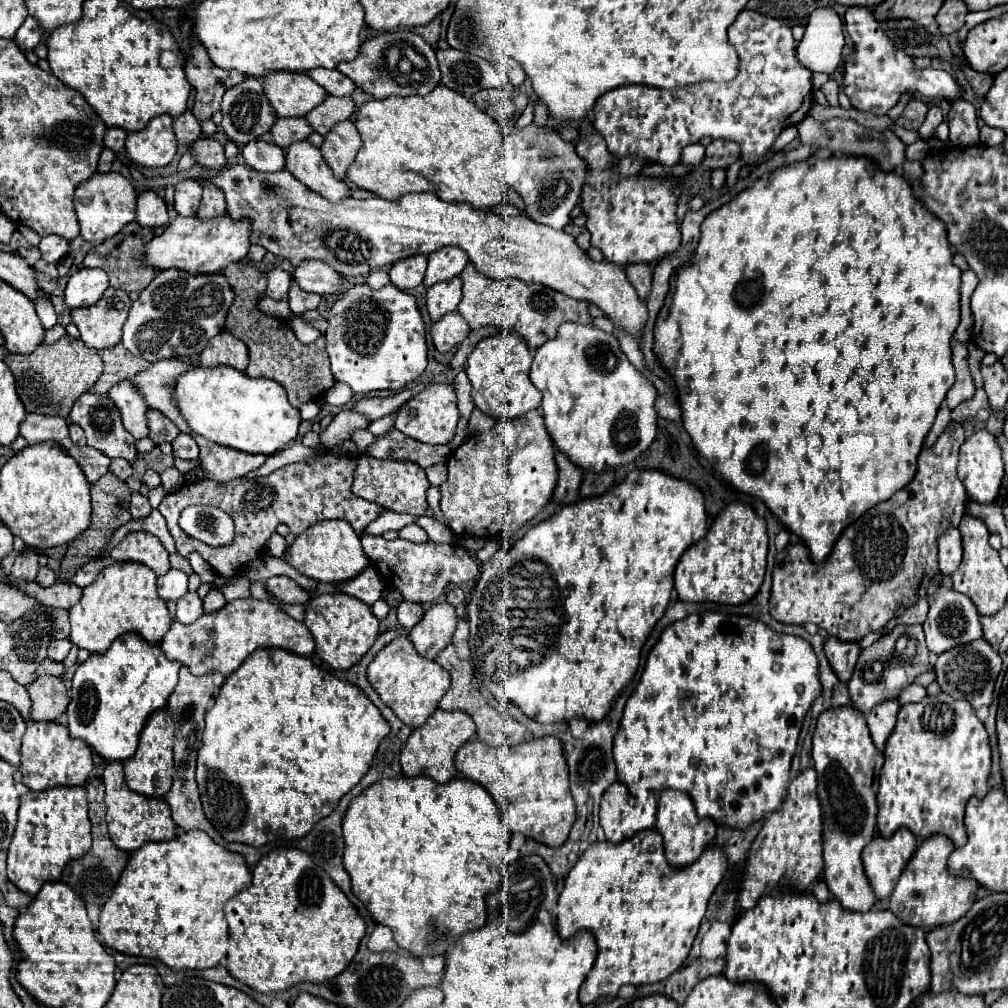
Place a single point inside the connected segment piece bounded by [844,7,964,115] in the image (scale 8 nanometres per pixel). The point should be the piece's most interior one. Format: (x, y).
(876, 75)

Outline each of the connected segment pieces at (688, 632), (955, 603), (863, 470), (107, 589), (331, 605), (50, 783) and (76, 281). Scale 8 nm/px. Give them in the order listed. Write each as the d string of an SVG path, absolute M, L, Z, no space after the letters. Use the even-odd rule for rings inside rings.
M704 611L704 613L690 613L688 617L670 623L658 643L652 647L652 651L646 657L646 667L640 677L638 687L630 695L624 707L624 715L620 721L620 729L613 740L613 758L618 767L618 781L624 783L630 793L638 799L638 807L646 807L650 803L650 797L656 797L656 813L658 797L662 789L678 789L690 793L696 811L700 817L710 817L718 823L746 829L752 821L766 817L772 811L778 811L778 805L782 805L782 799L786 797L788 787L788 775L790 775L790 761L796 751L796 741L800 735L800 727L804 721L804 715L812 707L814 699L820 695L822 685L818 681L818 657L808 641L796 635L782 635L774 629L770 629L766 623L740 617L740 615L722 615L718 611Z
M940 587L938 593L934 595L934 599L930 599L930 611L928 611L928 617L924 621L924 633L926 633L928 649L936 655L950 651L952 647L958 647L962 643L982 639L982 625L980 625L978 609L970 597L966 597L954 589Z
M845 155L836 157L831 156L827 159L820 159L818 157L808 157L806 161L798 161L798 163L792 163L792 165L784 165L776 171L772 171L770 175L770 181L768 185L764 181L756 181L754 187L748 187L744 191L740 191L730 203L726 203L724 207L712 211L704 223L702 223L702 235L700 235L700 241L698 241L698 249L694 253L694 263L692 265L686 265L682 269L678 269L678 275L674 277L674 285L666 297L666 303L662 305L662 311L658 315L658 321L656 321L656 353L658 353L658 359L660 363L670 371L670 375L674 377L676 381L676 389L678 389L678 401L680 401L680 407L682 407L682 419L684 419L684 429L688 431L688 435L692 437L692 443L694 447L710 461L710 465L722 473L722 477L732 483L736 489L748 493L748 495L754 495L758 499L762 499L768 509L780 519L780 523L796 533L808 547L810 551L810 557L814 557L814 561L822 561L826 559L826 555L832 551L836 539L840 537L840 533L850 525L854 523L854 519L862 517L870 507L878 505L880 501L884 499L890 499L890 495L894 495L898 489L906 487L906 483L910 481L910 477L914 477L914 471L916 471L916 457L922 449L922 443L936 419L936 413L938 413L938 407L940 403L944 401L946 393L948 393L948 387L954 383L954 367L952 367L952 351L950 351L950 345L952 345L952 335L958 327L958 321L960 321L960 269L954 265L952 261L952 251L950 251L950 243L946 239L946 227L940 219L936 219L930 211L926 211L924 205L920 205L916 201L916 197L912 195L912 187L910 183L902 177L902 175L896 175L894 171L882 171L878 167L878 163L874 163L872 159L868 157L854 157L854 155Z
M112 563L82 589L82 599L70 607L70 641L90 653L104 653L116 637L128 631L138 633L148 643L160 643L170 623L166 601L156 593L156 573L142 563Z
M324 593L306 603L304 625L312 631L316 641L316 655L326 661L332 669L346 671L362 659L362 655L372 647L380 635L380 619L372 613L370 605L346 595L346 593Z
M32 721L22 739L22 781L32 791L44 791L58 785L84 785L94 763L90 745L82 739L72 739L68 727L54 721Z
M80 269L76 271L66 285L64 303L68 309L90 307L94 305L102 293L108 289L108 275L102 269Z

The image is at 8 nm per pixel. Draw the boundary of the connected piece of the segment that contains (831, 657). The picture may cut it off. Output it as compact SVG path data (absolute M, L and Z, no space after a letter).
M828 637L826 643L824 643L824 651L826 651L826 657L832 665L832 669L836 671L838 679L840 681L848 681L850 675L852 675L852 669L856 665L856 659L860 655L860 645L854 641L854 643L842 643L840 639L834 639L834 637Z

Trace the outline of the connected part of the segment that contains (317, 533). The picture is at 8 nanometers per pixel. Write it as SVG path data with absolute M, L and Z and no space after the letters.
M322 521L314 527L308 527L308 531L300 533L294 543L288 549L286 563L292 565L296 571L300 571L306 577L312 577L322 583L340 583L346 579L352 579L358 575L366 565L366 553L360 545L358 533L350 527L346 521Z

